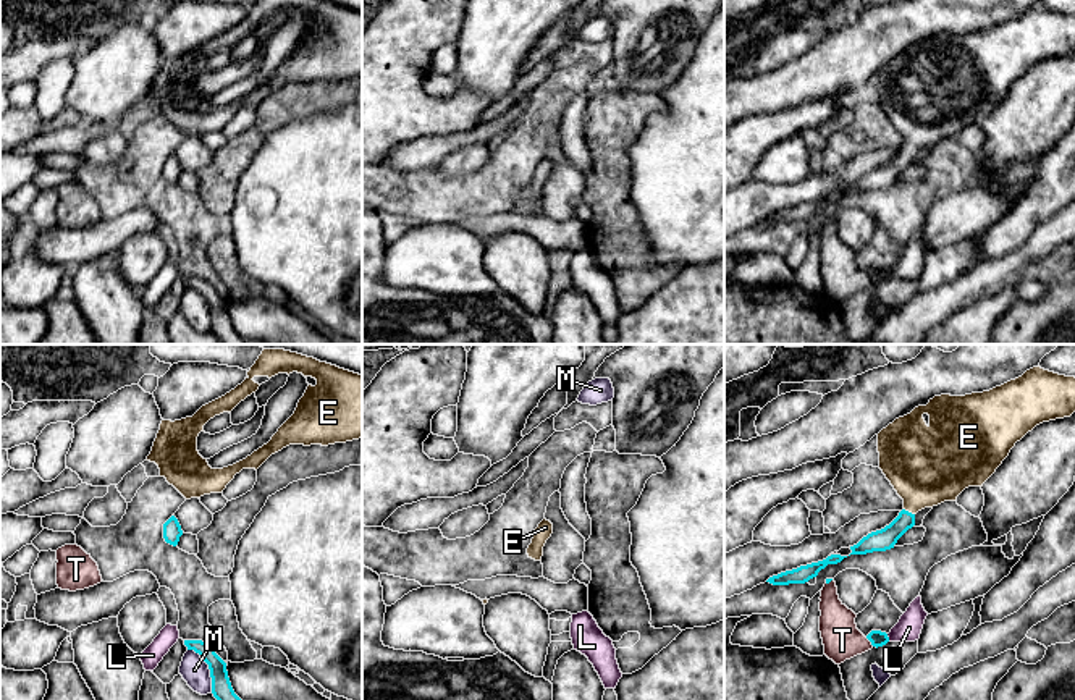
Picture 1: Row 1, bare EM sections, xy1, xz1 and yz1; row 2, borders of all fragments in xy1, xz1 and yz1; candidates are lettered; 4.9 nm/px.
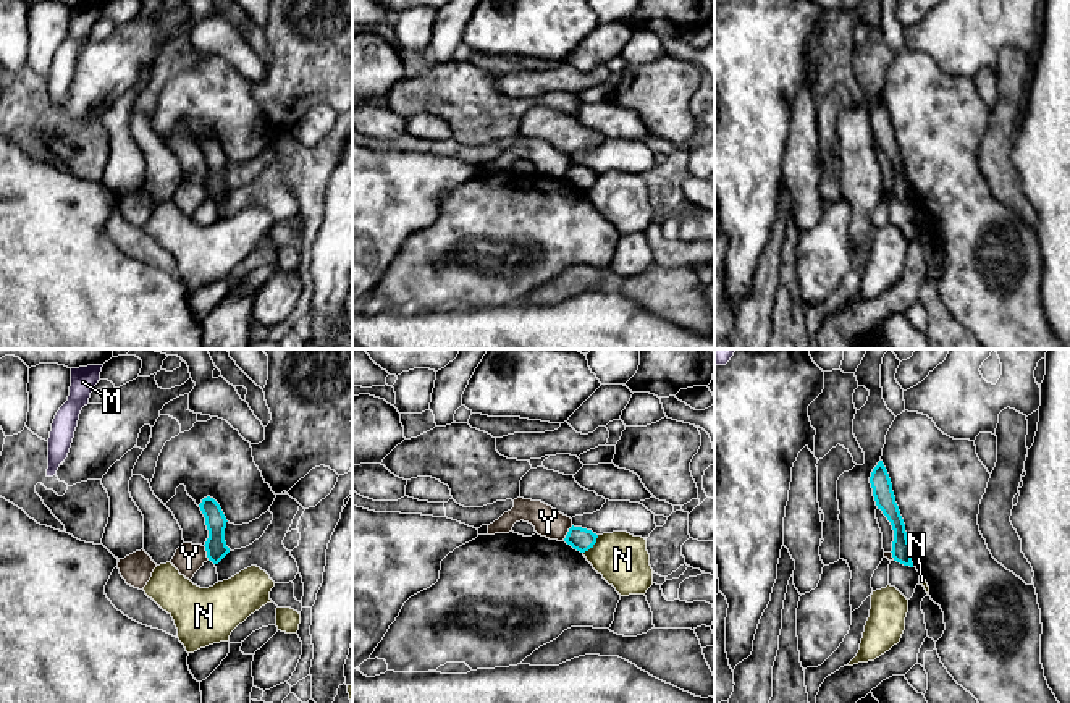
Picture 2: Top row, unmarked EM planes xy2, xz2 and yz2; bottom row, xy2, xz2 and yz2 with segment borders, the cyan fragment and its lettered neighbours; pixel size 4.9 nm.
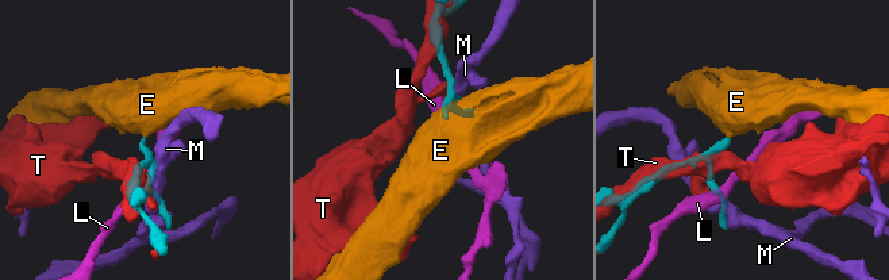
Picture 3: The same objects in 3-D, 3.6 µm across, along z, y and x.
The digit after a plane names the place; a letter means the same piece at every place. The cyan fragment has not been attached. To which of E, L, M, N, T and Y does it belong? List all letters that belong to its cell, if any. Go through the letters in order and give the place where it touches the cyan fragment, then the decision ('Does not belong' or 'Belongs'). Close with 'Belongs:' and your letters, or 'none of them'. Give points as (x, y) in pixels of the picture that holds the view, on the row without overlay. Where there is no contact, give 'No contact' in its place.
E: Touches cyan at yz1 (907, 149). Belongs
L: Touches cyan at yz1 (888, 275). Does not belong
M: Touches cyan at xy1 (209, 306). Does not belong
N: Touches cyan at xz2 (592, 183). Does not belong
T: Touches cyan at yz1 (870, 278). Does not belong
Y: Touches cyan at xz2 (568, 172). Does not belong
Belongs: E

